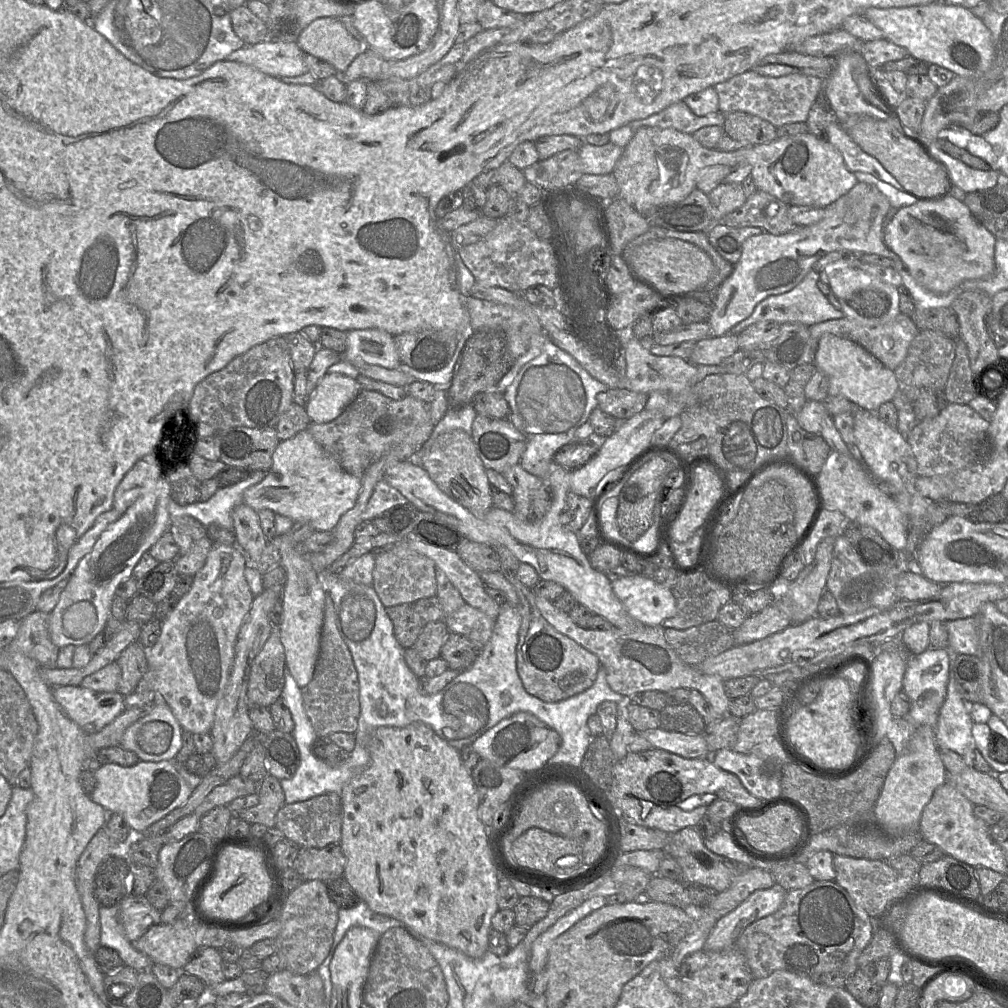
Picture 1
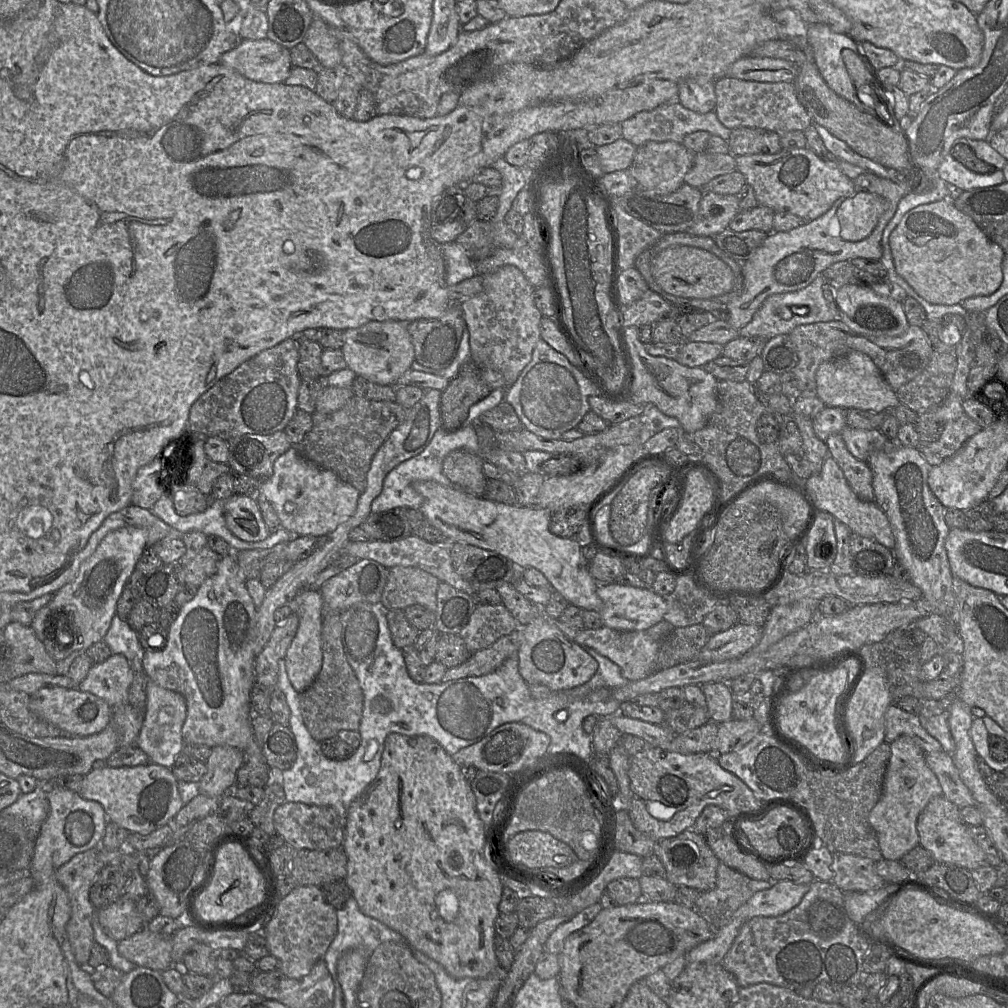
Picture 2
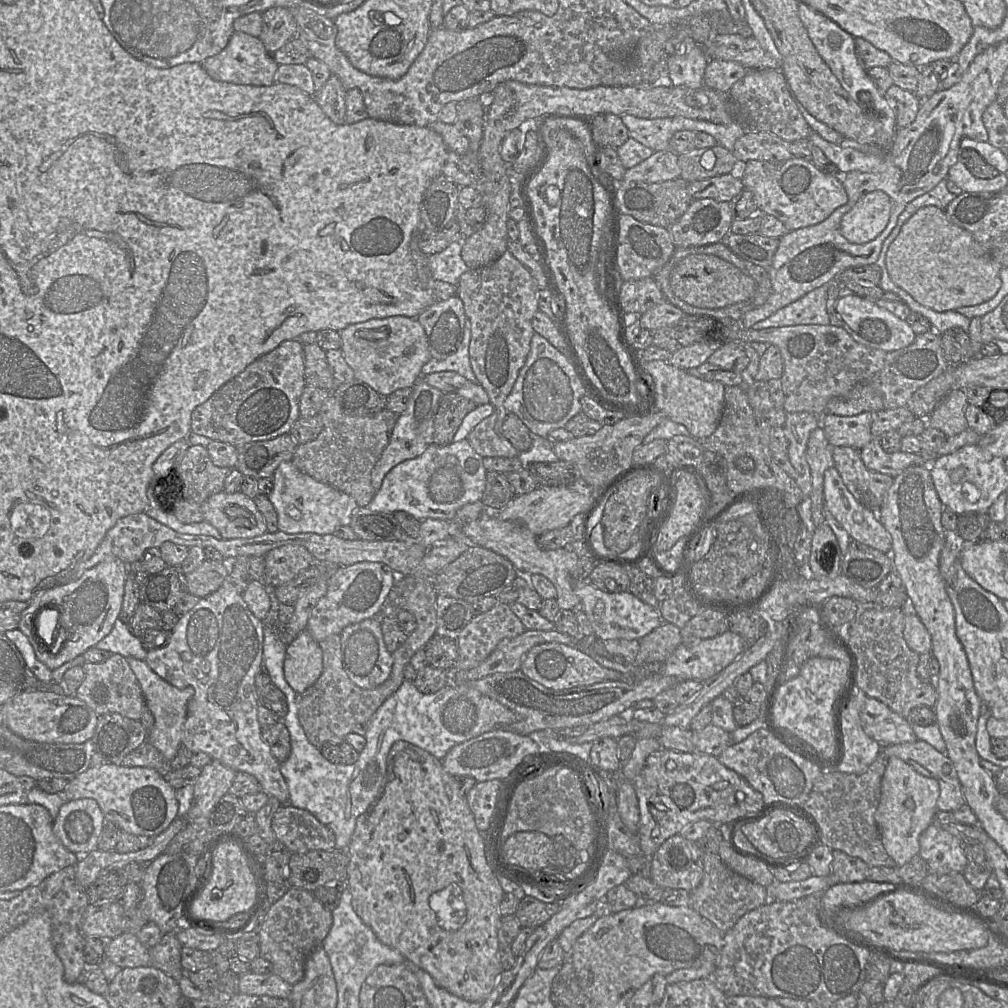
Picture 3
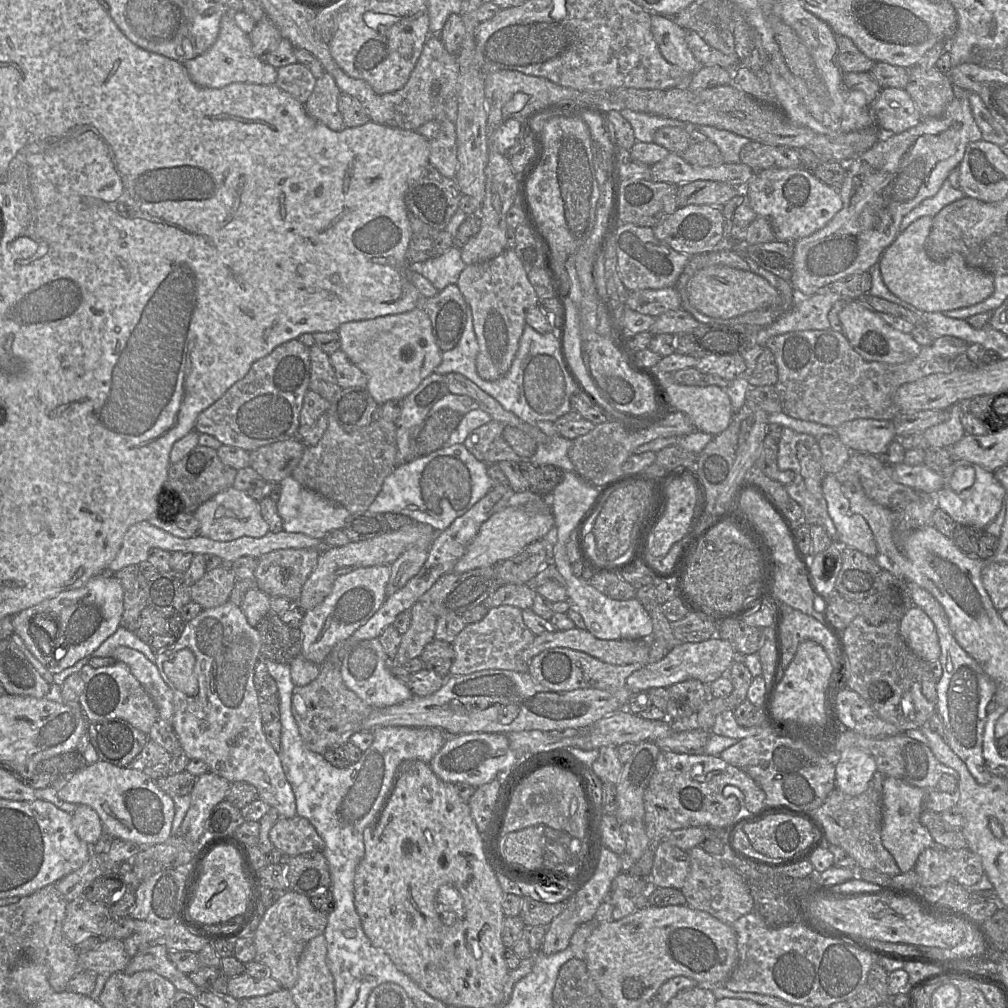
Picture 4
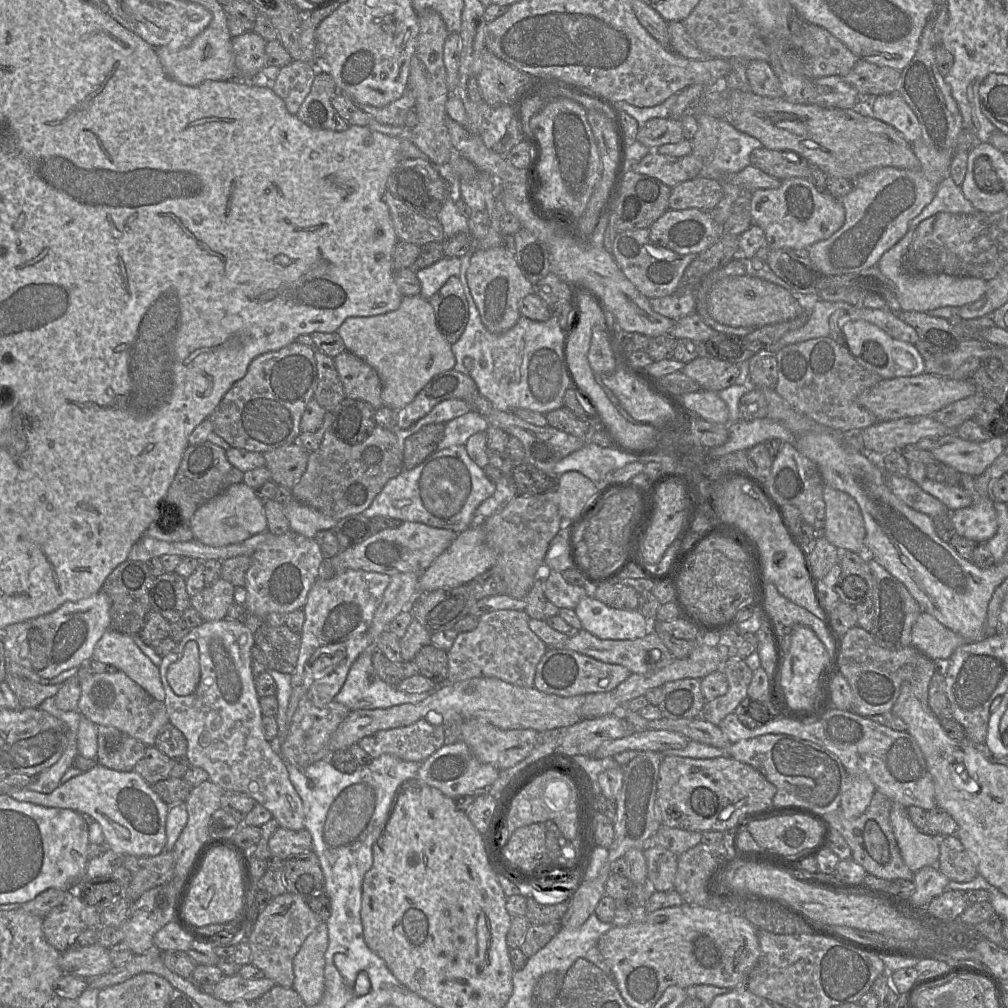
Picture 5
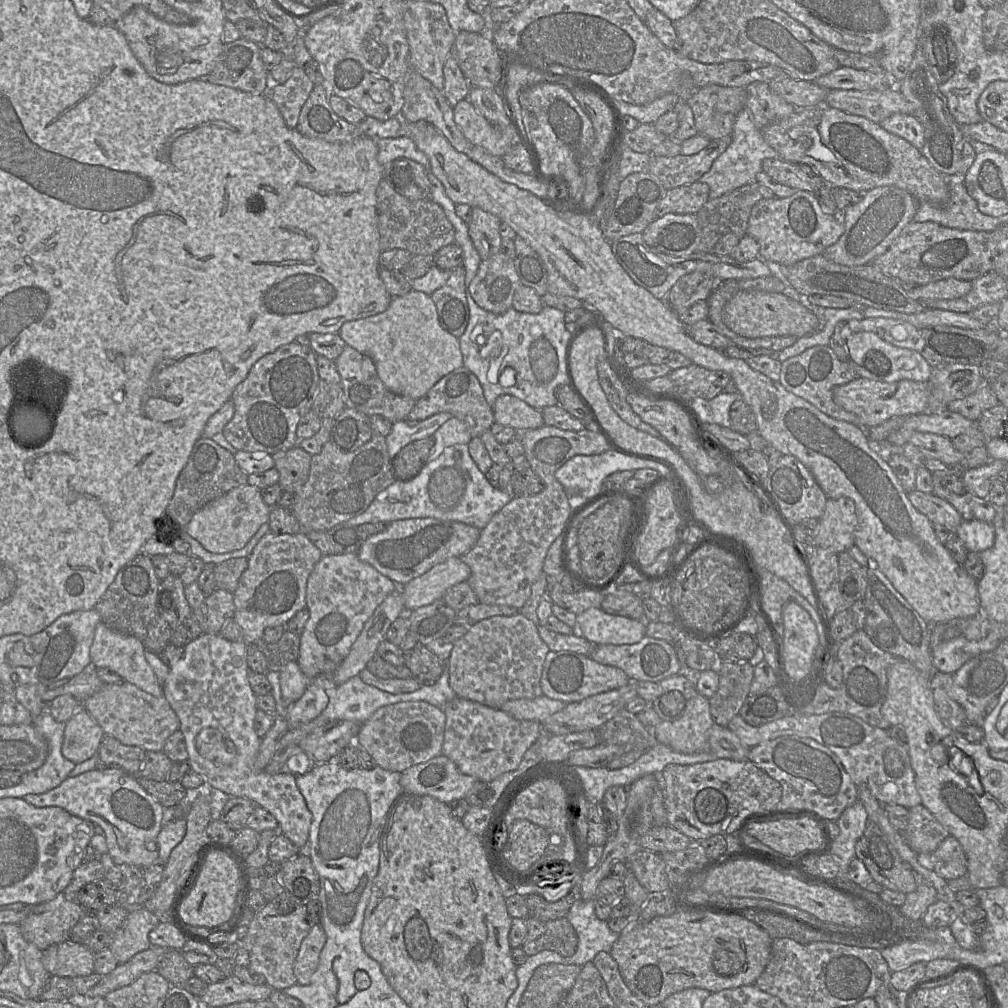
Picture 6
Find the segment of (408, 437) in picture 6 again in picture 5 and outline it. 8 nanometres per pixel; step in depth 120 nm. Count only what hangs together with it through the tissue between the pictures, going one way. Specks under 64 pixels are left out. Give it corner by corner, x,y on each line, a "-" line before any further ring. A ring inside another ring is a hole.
449,399
438,403
427,415
419,419
409,428
399,429
396,426
396,429
393,432
397,437
399,448
403,451
405,439
416,433
423,426
432,423
447,423
470,411
473,411
472,407
461,399

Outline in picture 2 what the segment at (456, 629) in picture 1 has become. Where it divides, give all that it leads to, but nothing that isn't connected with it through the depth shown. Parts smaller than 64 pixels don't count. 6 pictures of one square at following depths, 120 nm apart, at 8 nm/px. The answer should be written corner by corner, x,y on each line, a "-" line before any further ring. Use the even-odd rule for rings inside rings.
503,604
477,605
458,635
472,654
518,629
518,622

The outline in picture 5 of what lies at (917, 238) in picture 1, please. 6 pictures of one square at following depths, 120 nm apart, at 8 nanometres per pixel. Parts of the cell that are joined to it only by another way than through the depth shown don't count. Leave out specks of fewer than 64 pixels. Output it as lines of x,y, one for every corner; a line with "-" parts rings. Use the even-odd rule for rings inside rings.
910,228
902,239
881,256
877,264
882,274
896,285
900,310
927,312
947,306
961,307
978,301
986,291
987,281
984,279
949,274
912,274
905,269
904,256
914,238
914,230

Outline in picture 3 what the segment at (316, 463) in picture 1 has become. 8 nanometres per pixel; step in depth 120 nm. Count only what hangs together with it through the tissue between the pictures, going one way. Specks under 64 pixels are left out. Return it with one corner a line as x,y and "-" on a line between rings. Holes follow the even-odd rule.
283,461
276,468
273,490
267,495
278,518
278,530
295,533
333,534
341,526
350,524
351,516
358,508
348,494
301,472
292,461

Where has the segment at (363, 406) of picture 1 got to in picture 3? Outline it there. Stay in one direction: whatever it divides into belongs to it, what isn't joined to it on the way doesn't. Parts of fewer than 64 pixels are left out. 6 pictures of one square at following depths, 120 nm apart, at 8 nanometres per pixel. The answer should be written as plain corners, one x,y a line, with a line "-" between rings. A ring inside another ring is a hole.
332,394
323,403
319,415
323,421
322,431
316,439
297,446
293,464
304,474
348,494
358,507
366,507
377,492
371,484
371,472
389,443
399,415
385,408
374,415
351,416
342,410

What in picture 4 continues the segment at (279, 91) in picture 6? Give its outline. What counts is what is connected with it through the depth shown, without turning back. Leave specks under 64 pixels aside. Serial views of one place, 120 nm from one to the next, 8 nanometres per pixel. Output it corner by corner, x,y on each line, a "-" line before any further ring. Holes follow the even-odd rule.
296,62
277,68
277,74
275,84
304,105
317,81
312,72
305,65

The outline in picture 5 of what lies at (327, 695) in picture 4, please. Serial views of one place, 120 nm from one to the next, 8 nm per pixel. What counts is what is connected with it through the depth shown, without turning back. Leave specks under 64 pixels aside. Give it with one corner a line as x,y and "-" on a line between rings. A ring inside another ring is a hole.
307,697
301,699
287,737
281,745
276,746
284,763
289,762
299,769
305,769
322,759
330,759
331,761
333,752
330,751
330,739
350,712
351,710
347,706
335,700
323,708
318,708

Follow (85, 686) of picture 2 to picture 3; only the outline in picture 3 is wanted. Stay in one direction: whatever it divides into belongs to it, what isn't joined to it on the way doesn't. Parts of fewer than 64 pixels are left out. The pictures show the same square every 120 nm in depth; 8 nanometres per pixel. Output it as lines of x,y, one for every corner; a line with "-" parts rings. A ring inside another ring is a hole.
112,654
101,663
87,663
82,666
85,678
79,686
76,697
86,703
98,716
118,713
126,718
140,721
145,700
138,680
125,657

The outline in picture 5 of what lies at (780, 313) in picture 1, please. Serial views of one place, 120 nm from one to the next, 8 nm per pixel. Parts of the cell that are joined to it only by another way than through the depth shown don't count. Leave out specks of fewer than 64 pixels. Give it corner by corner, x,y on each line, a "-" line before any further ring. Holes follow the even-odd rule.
791,289
793,296
808,313
809,320
797,330
787,332
780,340
766,345
763,350
776,354
783,347
804,342
810,339
826,337
830,335
830,316
838,310
851,310
851,304
846,302
828,302
818,298
817,295
802,294

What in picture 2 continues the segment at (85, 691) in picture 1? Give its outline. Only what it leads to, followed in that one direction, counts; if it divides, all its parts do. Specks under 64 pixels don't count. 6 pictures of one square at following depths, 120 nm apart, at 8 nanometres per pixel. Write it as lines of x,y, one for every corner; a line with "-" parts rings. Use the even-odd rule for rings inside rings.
45,687
30,695
30,710
64,732
79,737
103,731
110,724
112,707
103,699
78,688

